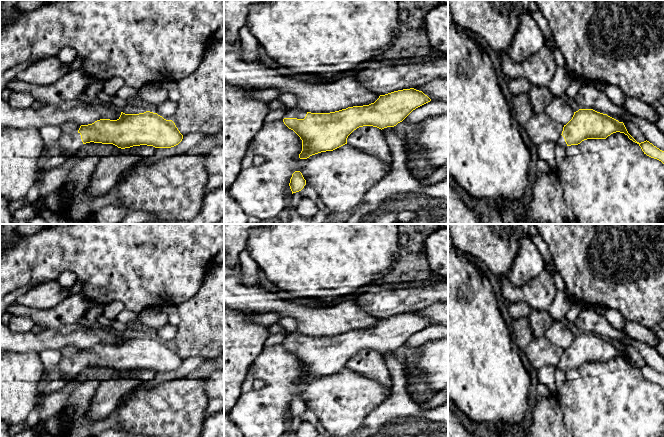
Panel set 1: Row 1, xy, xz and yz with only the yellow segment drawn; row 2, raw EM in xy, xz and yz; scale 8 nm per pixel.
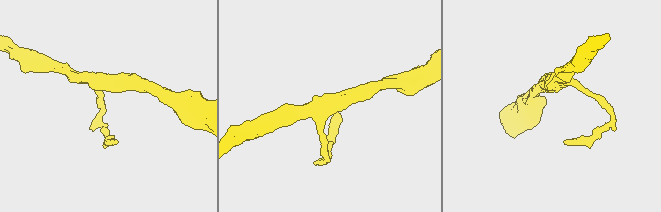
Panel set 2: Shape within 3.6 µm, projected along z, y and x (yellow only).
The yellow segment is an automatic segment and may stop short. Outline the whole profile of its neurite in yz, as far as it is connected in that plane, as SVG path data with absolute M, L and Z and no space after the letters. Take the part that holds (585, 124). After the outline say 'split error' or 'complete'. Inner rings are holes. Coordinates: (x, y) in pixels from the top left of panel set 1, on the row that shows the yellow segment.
M579 109L578 111L574 112L574 115L572 117L572 119L563 127L563 131L562 134L560 135L558 141L556 142L556 144L561 145L563 148L566 148L567 146L571 146L571 145L578 145L580 144L582 141L587 140L587 139L606 139L608 136L610 136L613 133L616 132L620 132L620 133L624 133L625 135L628 136L628 138L630 140L632 140L633 142L637 143L642 151L644 152L644 154L646 154L647 156L657 159L659 161L661 161L664 164L664 151L660 150L659 148L657 148L656 146L654 146L652 143L650 143L649 141L644 141L644 142L637 142L627 131L625 125L623 122L619 122L618 120L608 116L607 114L603 114L600 112L597 112L593 109Z; split error

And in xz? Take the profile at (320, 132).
M414 88L394 91L369 105L353 106L330 113L311 113L295 107L285 110L284 124L302 140L300 159L333 151L347 144L348 136L357 128L394 127L413 110L430 102L422 91Z; split error

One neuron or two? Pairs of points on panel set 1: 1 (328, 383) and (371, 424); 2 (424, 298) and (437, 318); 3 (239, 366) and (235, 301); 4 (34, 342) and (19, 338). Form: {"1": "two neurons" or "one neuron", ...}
{"1": "two neurons", "2": "two neurons", "3": "two neurons", "4": "one neuron"}

